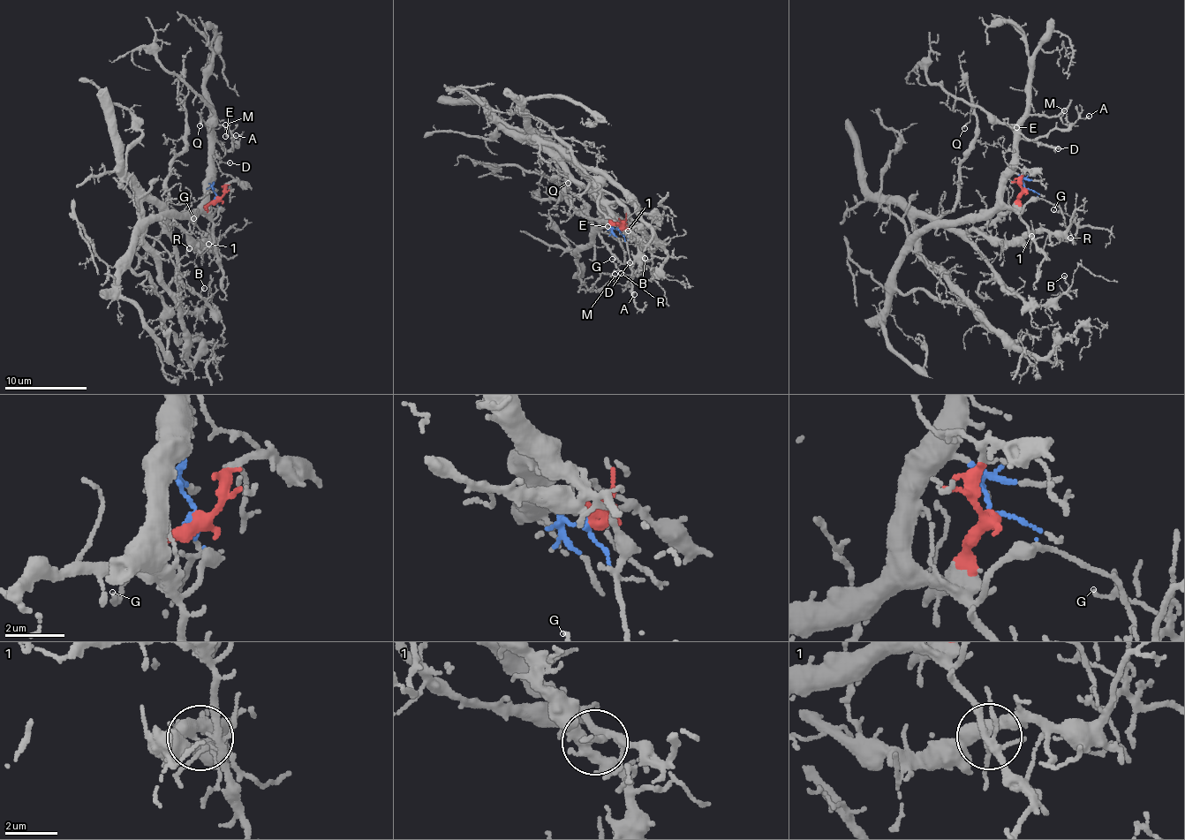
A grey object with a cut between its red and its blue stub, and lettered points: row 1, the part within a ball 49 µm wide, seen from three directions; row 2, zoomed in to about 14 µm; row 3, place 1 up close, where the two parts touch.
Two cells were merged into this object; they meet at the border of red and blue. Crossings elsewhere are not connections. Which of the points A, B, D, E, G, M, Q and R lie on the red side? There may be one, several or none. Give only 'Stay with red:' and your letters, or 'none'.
Stay with red: B, G, R

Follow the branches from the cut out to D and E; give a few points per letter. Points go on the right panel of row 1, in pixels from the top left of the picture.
D: (1022, 190), (1024, 177), (1015, 170), (1015, 145), (1022, 139), (1058, 148)
E: (1022, 190), (1024, 177), (1015, 170), (1015, 132), (1005, 122), (1007, 119), (1008, 124), (1017, 127)

